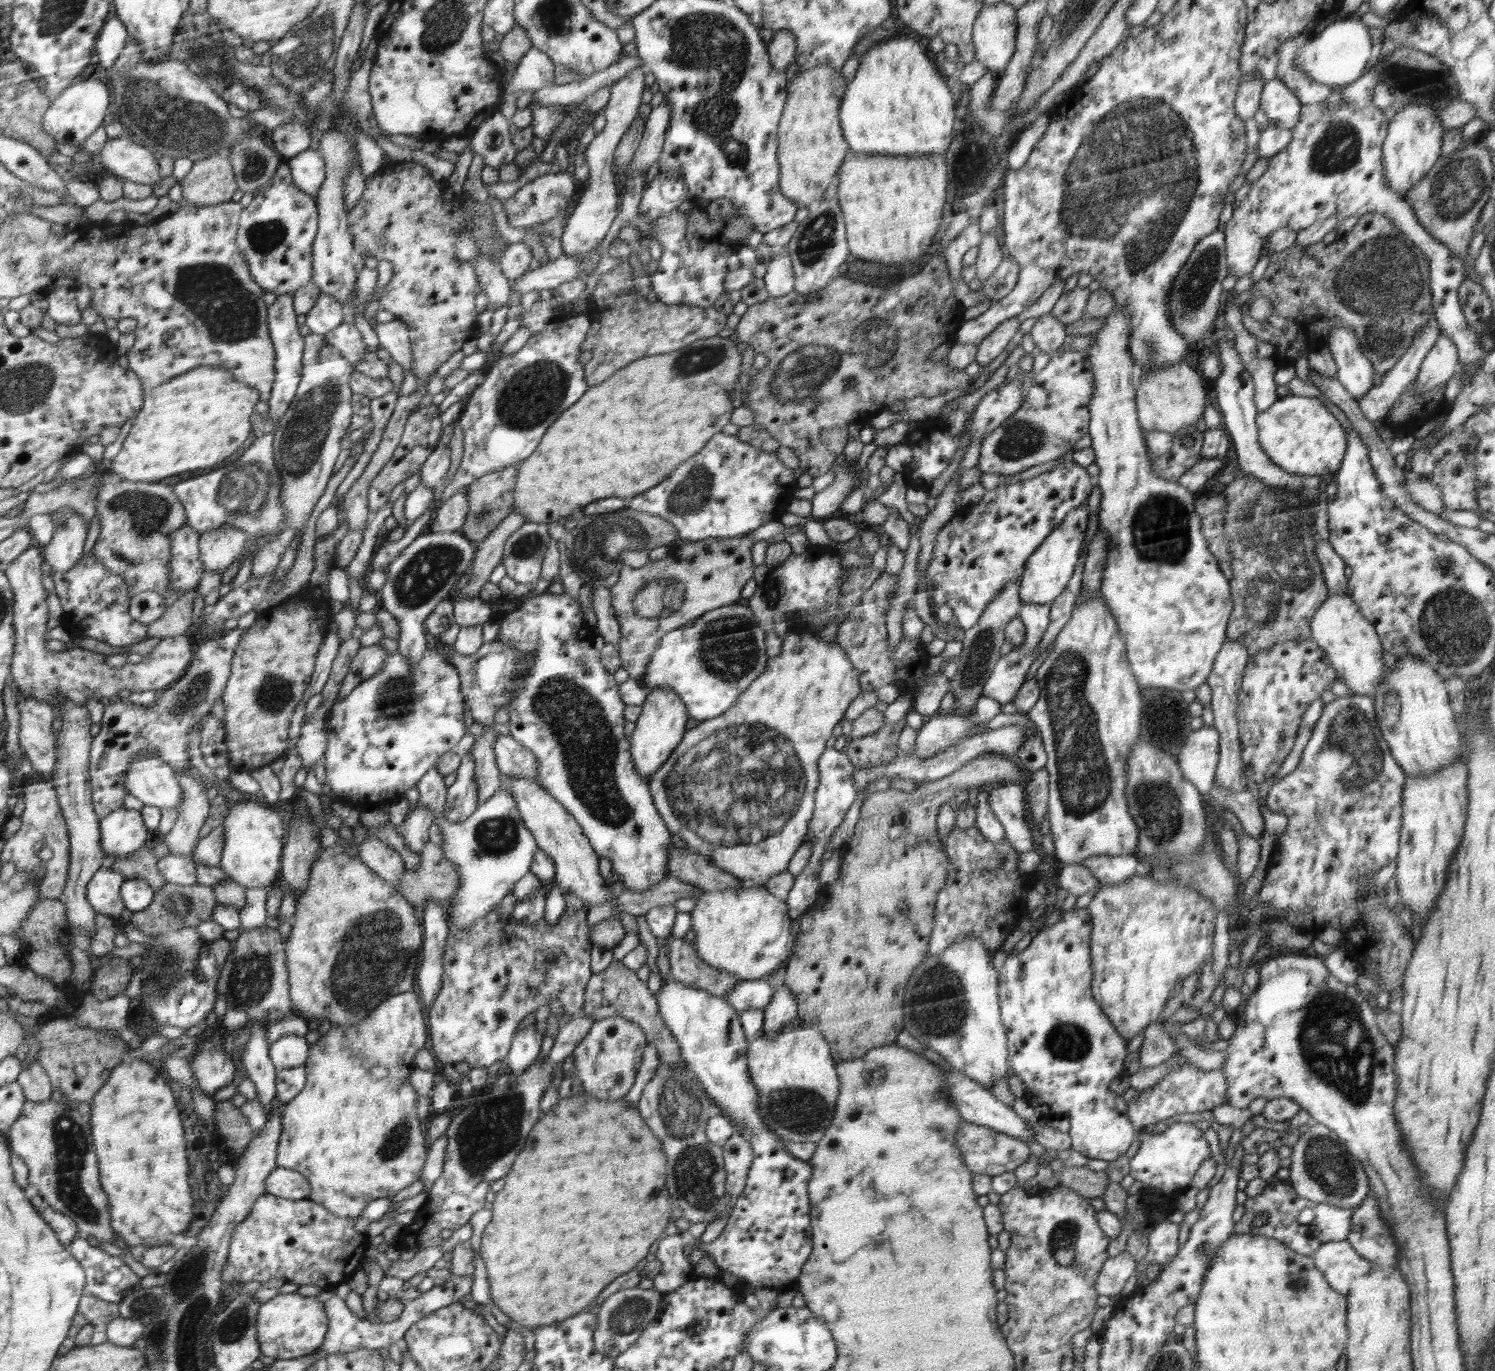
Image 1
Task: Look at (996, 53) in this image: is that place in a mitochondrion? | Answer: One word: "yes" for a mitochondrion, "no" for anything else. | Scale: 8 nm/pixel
no

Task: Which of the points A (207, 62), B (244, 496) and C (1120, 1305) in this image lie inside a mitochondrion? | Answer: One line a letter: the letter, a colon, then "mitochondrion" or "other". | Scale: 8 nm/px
A: mitochondrion
B: mitochondrion
C: other

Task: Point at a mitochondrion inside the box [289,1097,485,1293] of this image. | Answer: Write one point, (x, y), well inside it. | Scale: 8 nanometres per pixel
(398, 1139)

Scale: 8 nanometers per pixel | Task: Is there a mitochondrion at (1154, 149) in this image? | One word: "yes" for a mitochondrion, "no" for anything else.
yes

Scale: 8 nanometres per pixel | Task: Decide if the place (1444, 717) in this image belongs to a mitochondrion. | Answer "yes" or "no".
no

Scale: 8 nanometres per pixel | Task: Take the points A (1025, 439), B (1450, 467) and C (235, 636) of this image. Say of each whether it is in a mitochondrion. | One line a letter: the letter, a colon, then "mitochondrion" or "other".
A: mitochondrion
B: mitochondrion
C: other

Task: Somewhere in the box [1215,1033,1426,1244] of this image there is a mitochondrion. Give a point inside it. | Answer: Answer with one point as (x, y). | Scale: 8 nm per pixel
(1324, 1160)

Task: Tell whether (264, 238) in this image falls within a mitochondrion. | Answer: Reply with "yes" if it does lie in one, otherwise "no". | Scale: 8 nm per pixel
yes

